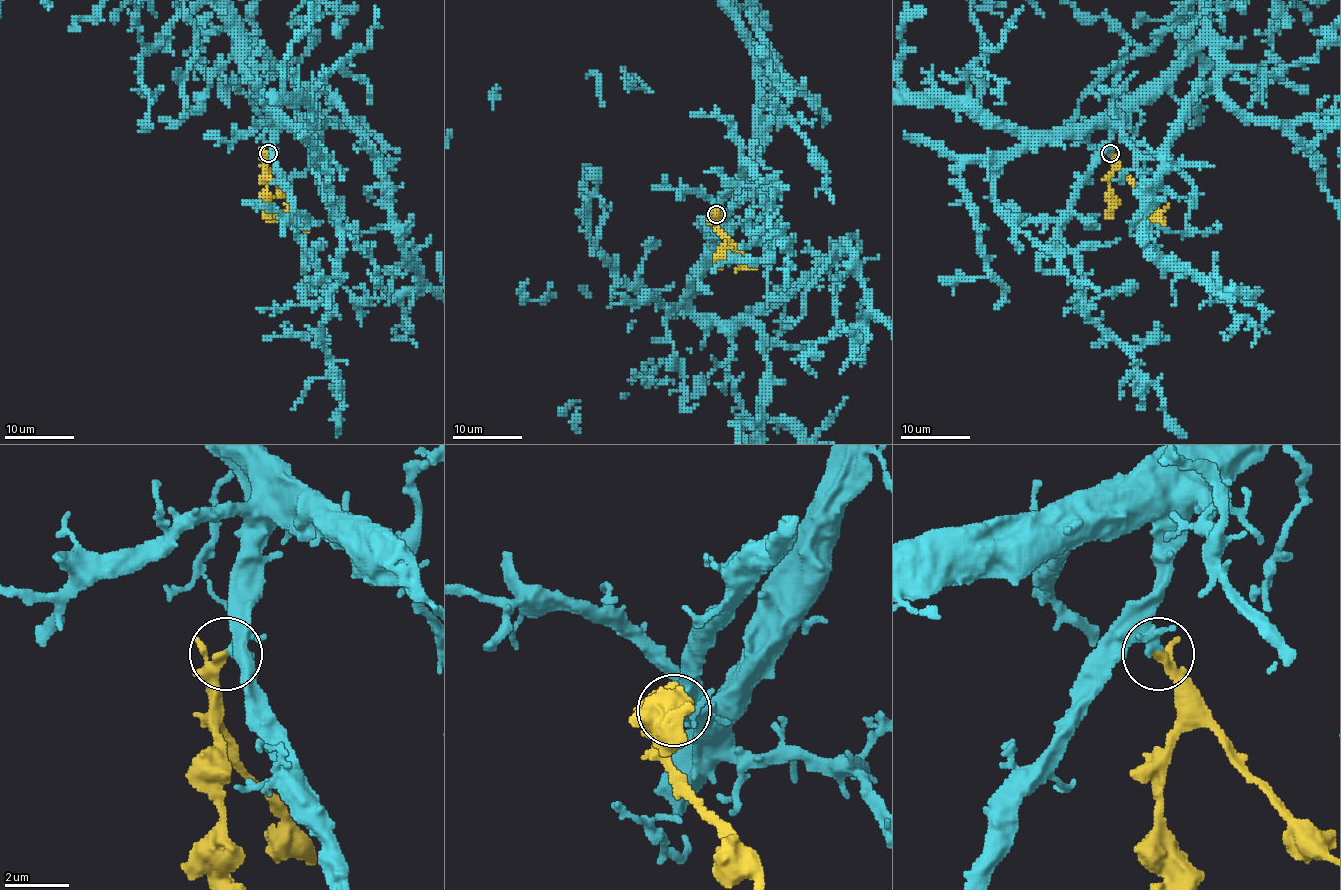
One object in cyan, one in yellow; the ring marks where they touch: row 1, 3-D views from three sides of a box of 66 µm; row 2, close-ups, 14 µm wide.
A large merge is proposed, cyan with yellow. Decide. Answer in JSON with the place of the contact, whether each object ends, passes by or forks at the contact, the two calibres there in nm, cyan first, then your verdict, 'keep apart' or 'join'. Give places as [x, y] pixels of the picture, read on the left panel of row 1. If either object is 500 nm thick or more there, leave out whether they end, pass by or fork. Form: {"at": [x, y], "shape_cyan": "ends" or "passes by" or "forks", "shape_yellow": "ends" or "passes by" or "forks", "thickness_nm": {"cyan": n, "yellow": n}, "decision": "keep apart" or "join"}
{"at": [268, 153], "shape_cyan": "passes by", "shape_yellow": "passes by", "thickness_nm": {"cyan": 200, "yellow": 240}, "decision": "join"}

